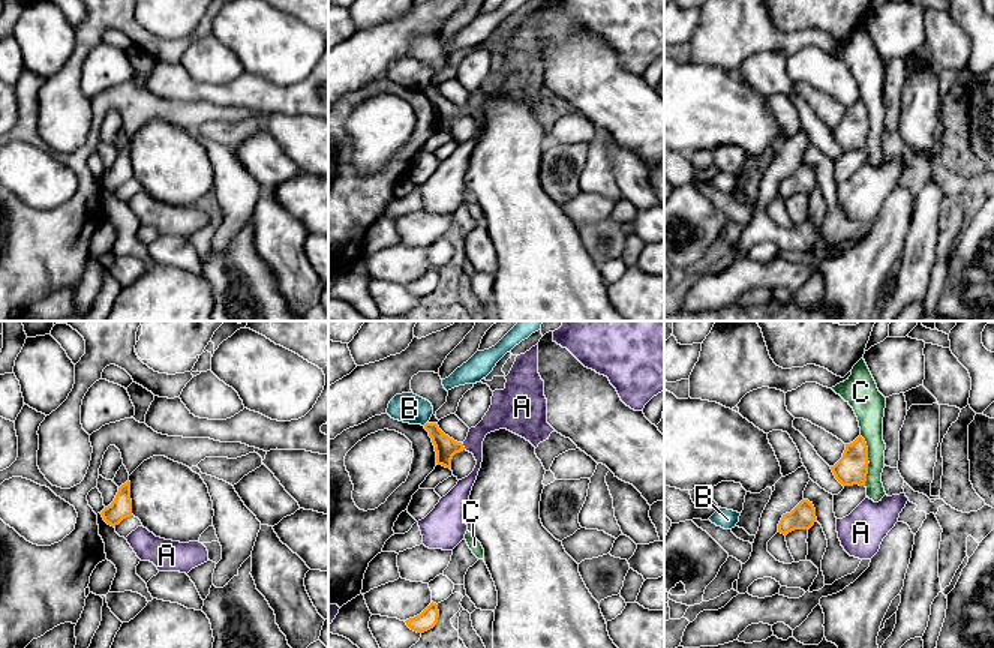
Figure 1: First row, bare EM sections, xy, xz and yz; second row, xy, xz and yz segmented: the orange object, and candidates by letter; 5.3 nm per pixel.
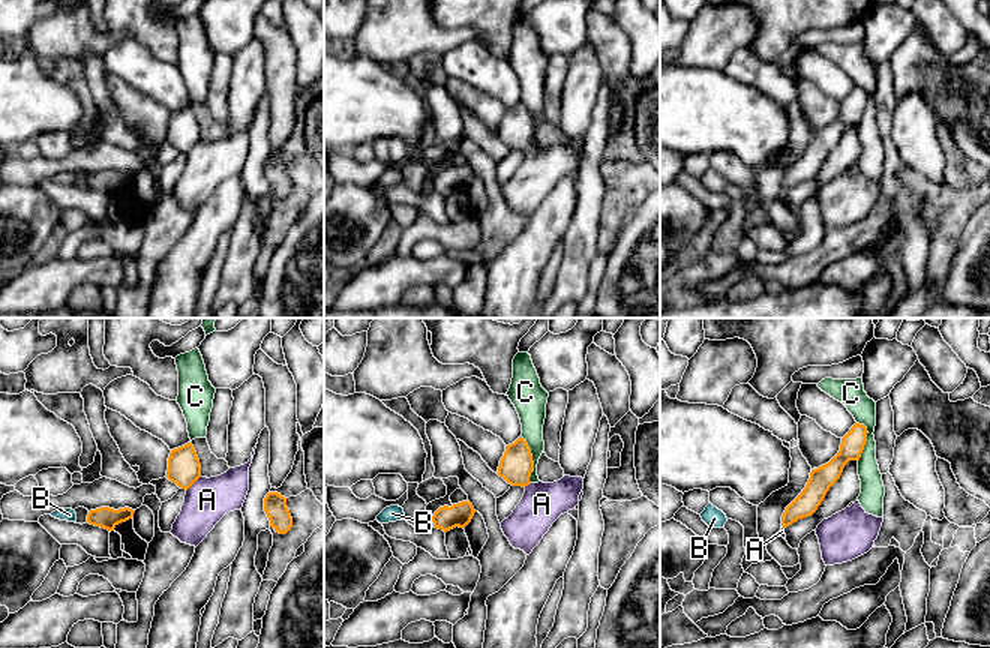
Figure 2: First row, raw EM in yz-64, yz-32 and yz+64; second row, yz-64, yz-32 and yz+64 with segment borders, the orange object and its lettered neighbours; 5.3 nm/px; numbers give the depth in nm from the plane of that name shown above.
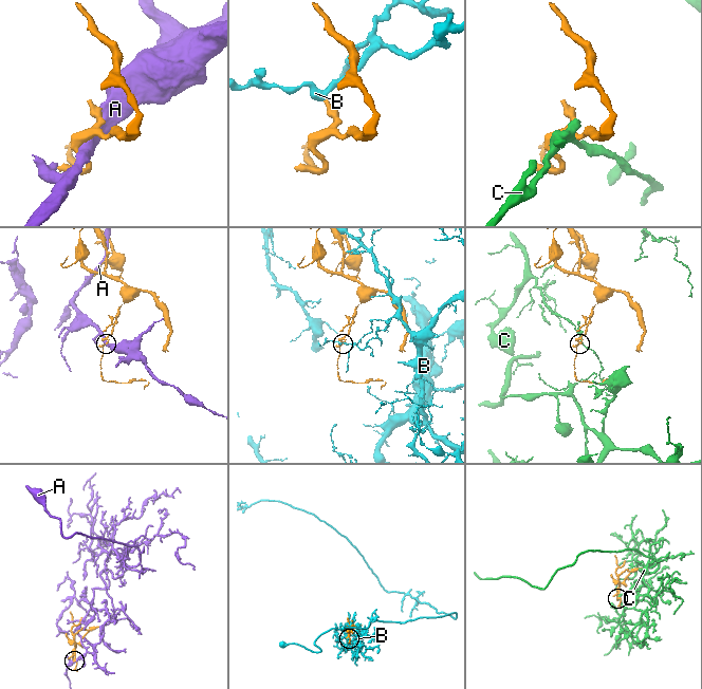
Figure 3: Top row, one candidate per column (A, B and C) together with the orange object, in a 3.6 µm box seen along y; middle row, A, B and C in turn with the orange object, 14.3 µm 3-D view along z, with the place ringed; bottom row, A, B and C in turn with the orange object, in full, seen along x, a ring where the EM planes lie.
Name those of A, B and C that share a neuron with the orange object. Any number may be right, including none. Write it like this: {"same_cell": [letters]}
{"same_cell": []}

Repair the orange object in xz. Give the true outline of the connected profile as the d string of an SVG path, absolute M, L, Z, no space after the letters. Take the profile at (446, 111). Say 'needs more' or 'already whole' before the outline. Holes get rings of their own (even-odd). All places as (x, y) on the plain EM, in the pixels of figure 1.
already whole; M426 87L424 93L429 96L429 100L435 110L436 128L451 132L451 123L456 117L465 114L463 108L445 99L436 87Z

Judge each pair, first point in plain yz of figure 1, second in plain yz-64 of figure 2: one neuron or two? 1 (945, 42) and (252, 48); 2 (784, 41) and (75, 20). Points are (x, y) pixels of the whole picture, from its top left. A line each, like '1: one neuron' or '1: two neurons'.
1: two neurons
2: one neuron

